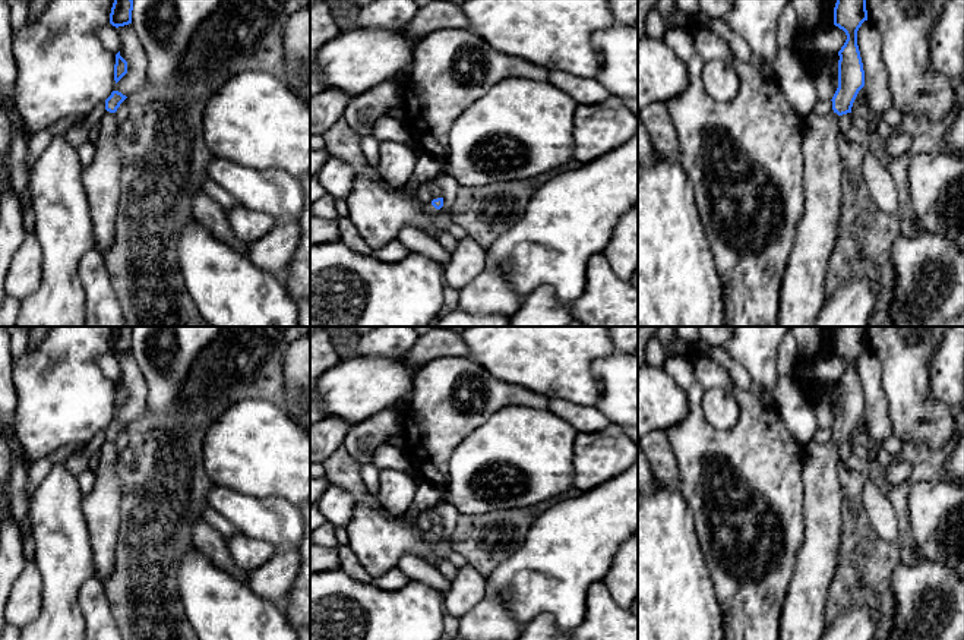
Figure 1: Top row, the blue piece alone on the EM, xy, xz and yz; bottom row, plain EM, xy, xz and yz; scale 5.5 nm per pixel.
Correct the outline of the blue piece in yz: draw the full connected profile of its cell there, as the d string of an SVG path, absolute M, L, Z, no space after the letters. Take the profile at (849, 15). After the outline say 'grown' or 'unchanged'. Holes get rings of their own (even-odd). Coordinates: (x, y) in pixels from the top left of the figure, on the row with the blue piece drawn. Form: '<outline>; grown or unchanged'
M837 0L834 25L846 32L847 40L838 51L838 88L831 100L834 111L812 113L805 119L805 209L783 277L778 327L813 327L825 300L825 274L837 240L846 170L838 145L840 117L851 113L865 86L857 45L857 31L865 21L866 0Z; grown

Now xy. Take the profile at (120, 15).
M114 0L110 23L116 28L132 23L133 0Z; unchanged

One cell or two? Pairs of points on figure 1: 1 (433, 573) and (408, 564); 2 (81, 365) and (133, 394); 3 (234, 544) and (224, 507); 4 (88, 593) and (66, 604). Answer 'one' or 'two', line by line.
1: one
2: two
3: two
4: two

